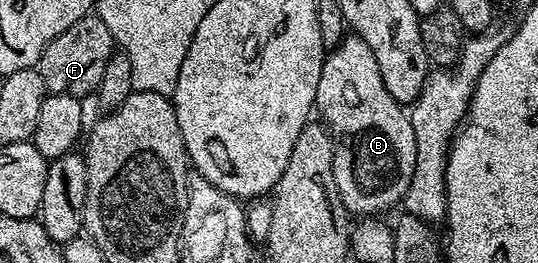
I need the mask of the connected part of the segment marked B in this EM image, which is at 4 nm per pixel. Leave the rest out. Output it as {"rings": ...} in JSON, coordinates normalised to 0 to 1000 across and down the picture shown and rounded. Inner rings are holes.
{"rings":[[[658,125],[641,129],[636,160],[604,205],[599,293],[591,293],[586,418],[617,513],[621,696],[641,806],[654,825],[706,825],[734,772],[738,783],[749,760],[755,719],[762,719],[762,688],[770,673],[770,490],[760,426],[745,392],[732,384],[725,354],[717,354],[703,232],[695,232],[695,202],[688,202],[688,171],[680,171],[673,141]]]}

